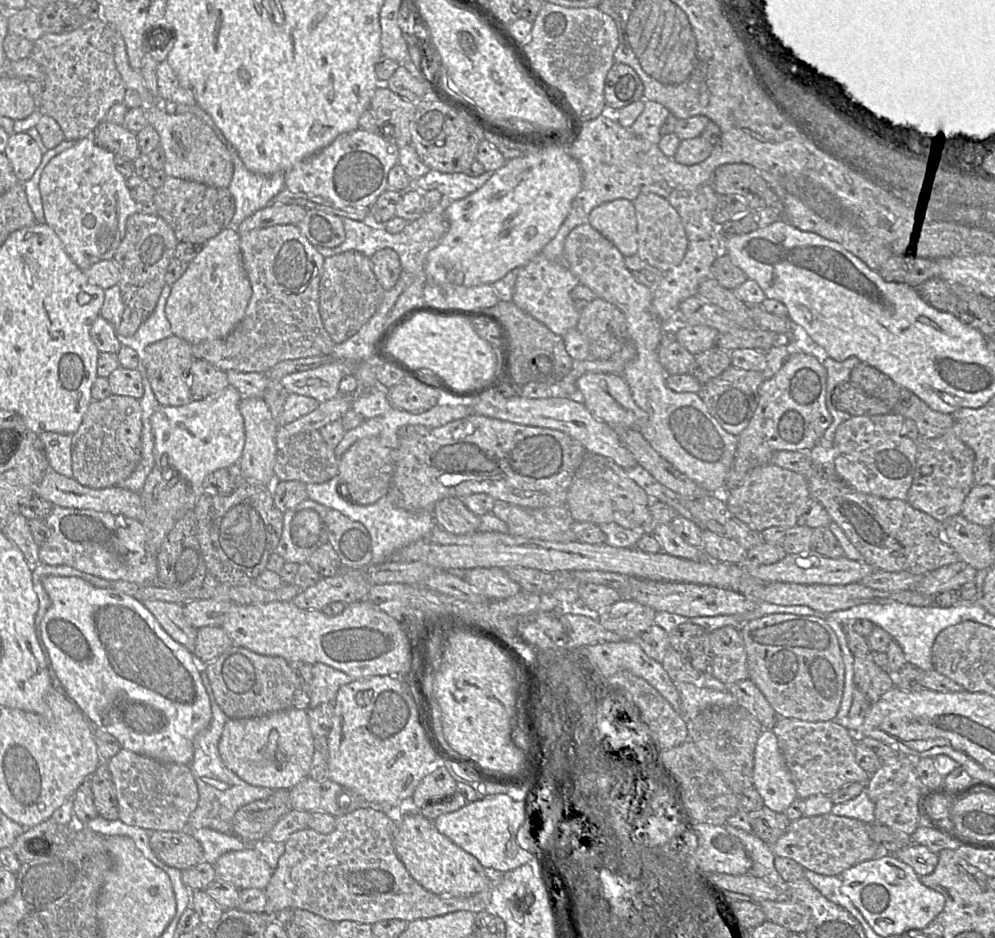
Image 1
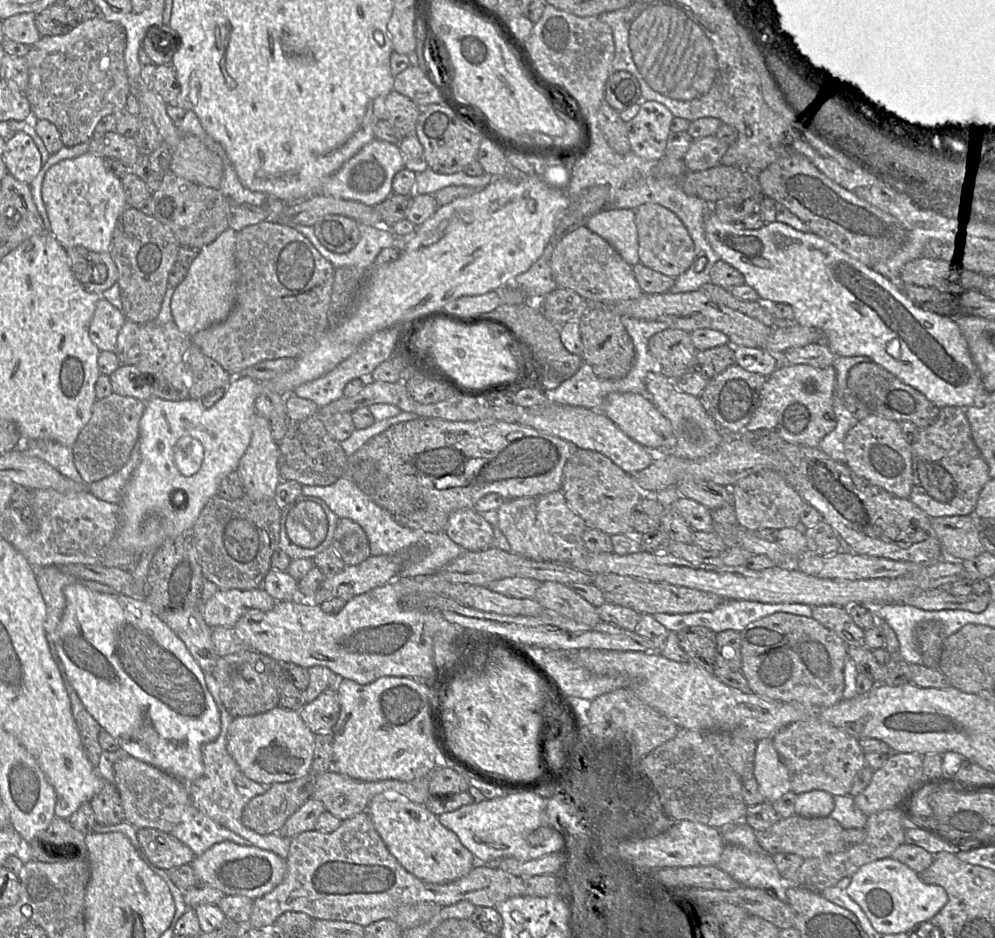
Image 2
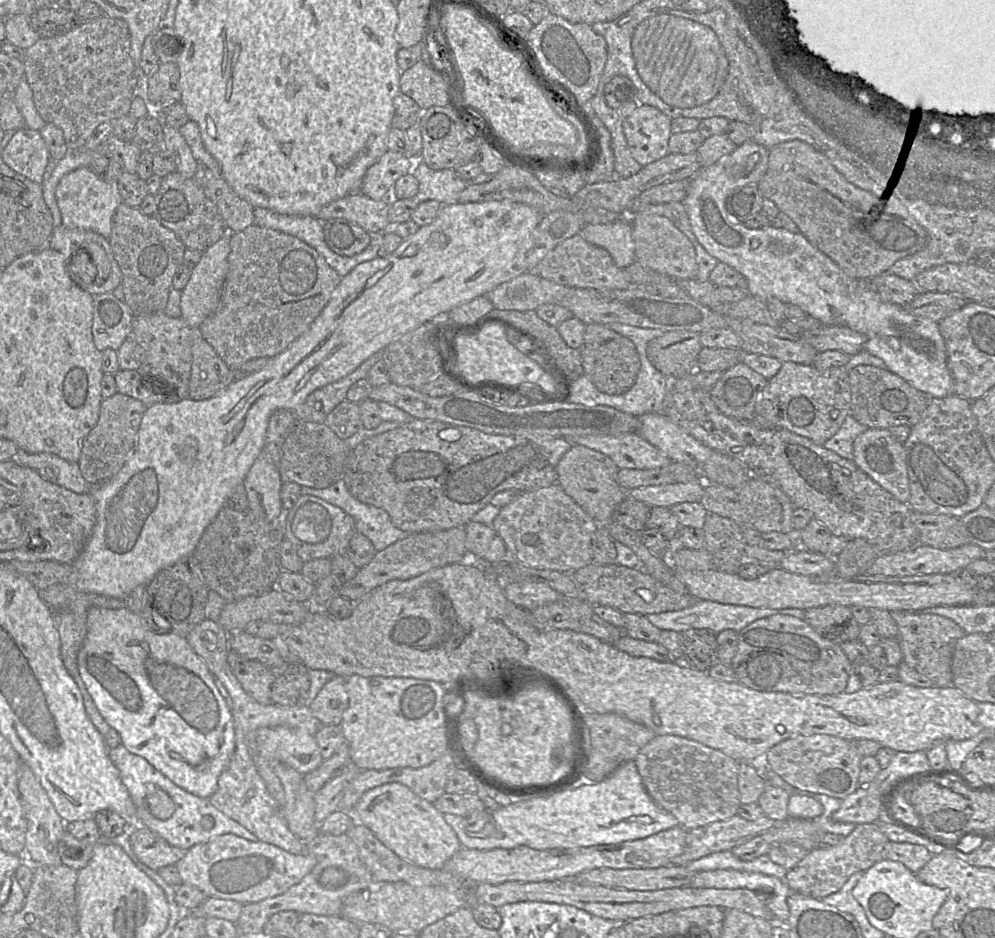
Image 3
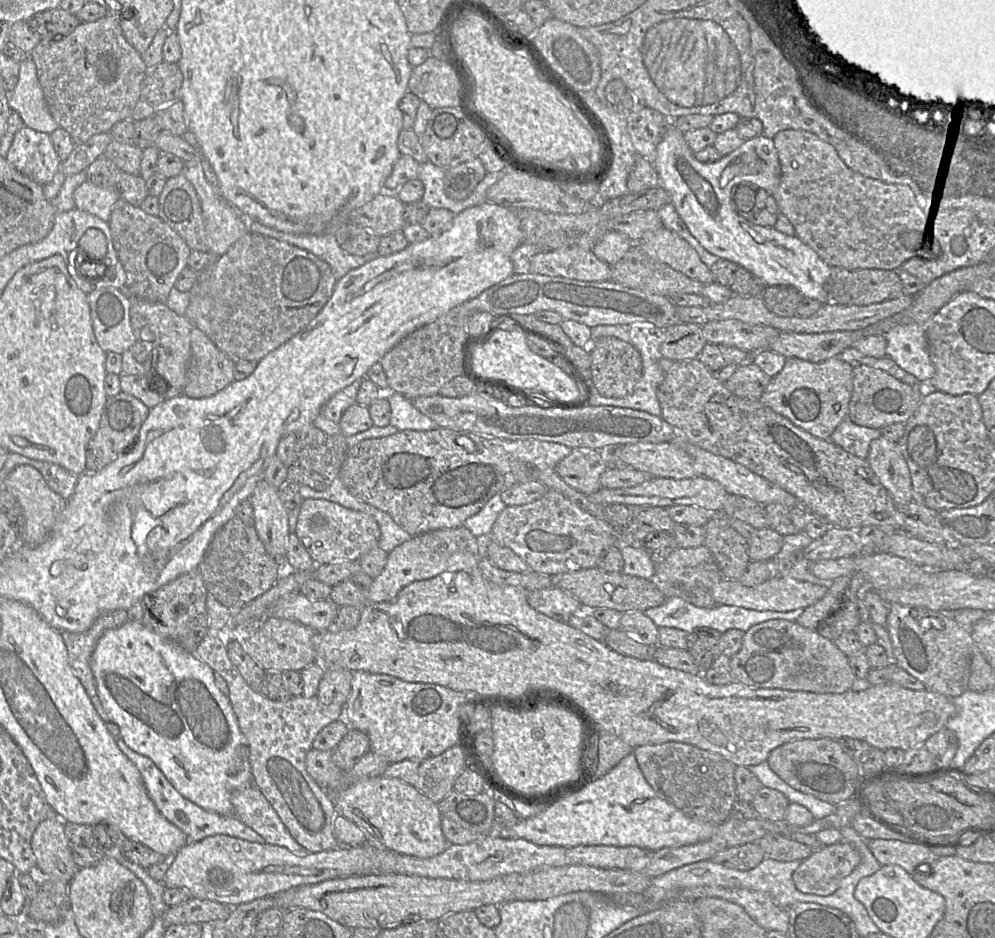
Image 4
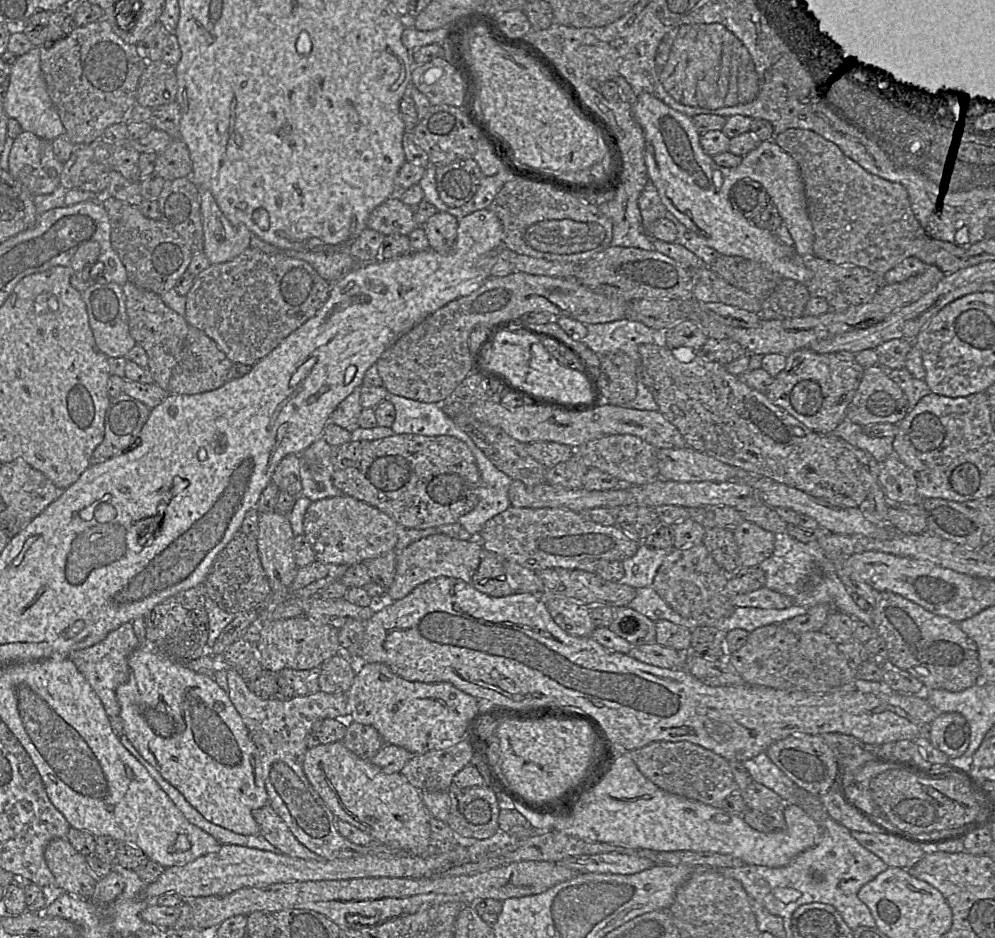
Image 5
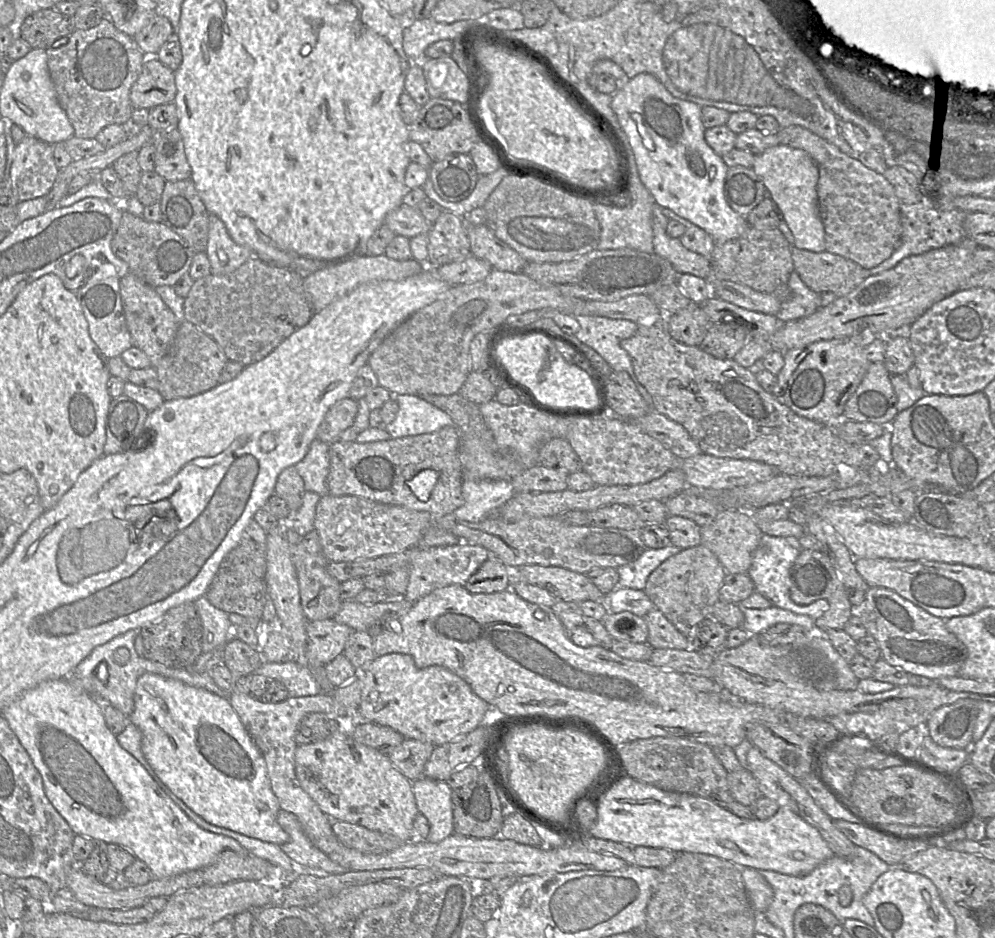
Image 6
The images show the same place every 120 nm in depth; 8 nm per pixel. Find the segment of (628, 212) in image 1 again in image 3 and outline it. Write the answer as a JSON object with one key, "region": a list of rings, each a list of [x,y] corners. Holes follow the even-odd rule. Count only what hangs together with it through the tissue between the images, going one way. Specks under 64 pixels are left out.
{"region":[[[630,218],[608,224],[585,225],[579,233],[590,244],[605,249],[621,269],[636,261]]]}

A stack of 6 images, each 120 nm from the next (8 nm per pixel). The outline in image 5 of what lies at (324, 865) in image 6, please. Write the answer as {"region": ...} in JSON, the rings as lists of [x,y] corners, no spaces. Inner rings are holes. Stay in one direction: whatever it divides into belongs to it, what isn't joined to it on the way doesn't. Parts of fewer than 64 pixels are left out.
{"region":[[[269,804],[254,810],[252,815],[259,826],[259,833],[280,853],[305,860],[325,860],[301,844]]]}

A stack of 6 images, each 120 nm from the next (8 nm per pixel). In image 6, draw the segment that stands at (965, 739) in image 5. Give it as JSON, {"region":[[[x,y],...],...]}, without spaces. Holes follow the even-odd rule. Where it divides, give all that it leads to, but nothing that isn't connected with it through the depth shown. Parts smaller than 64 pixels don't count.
{"region":[[[963,698],[936,709],[927,724],[933,741],[946,748],[965,749],[972,742],[978,700]]]}

